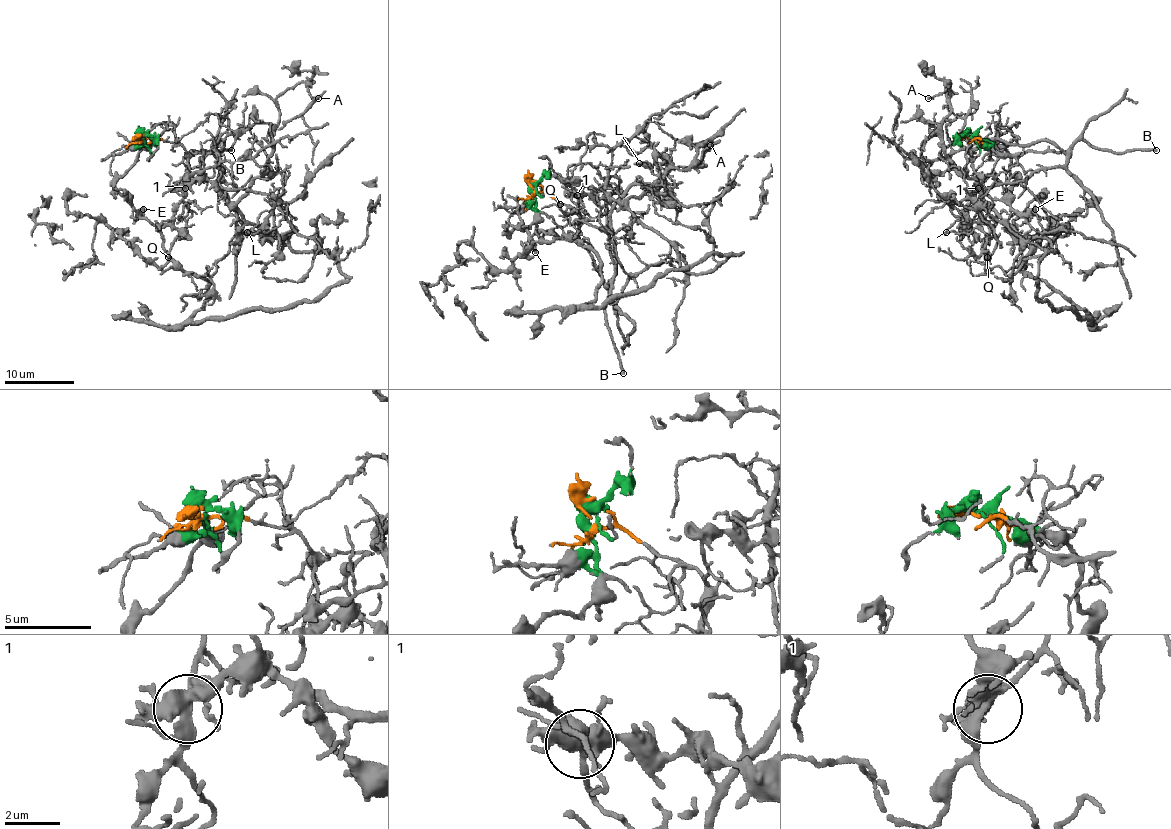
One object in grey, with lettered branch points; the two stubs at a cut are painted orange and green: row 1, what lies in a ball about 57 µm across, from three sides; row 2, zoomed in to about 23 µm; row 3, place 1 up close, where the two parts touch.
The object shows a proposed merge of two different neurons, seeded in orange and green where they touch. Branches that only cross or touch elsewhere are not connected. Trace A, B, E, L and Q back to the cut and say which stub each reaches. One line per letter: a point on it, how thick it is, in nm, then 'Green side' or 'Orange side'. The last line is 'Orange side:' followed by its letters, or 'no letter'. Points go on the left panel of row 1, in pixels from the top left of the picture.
A: Place: (318, 98). Thickness 170 nm. Green side
B: Place: (231, 150). Thickness 260 nm. Orange side
E: Place: (143, 209). Thickness 440 nm. Green side
L: Place: (247, 232). Thickness 120 nm. Orange side
Q: Place: (168, 257). Thickness 170 nm. Orange side
Orange side: B, L, Q

